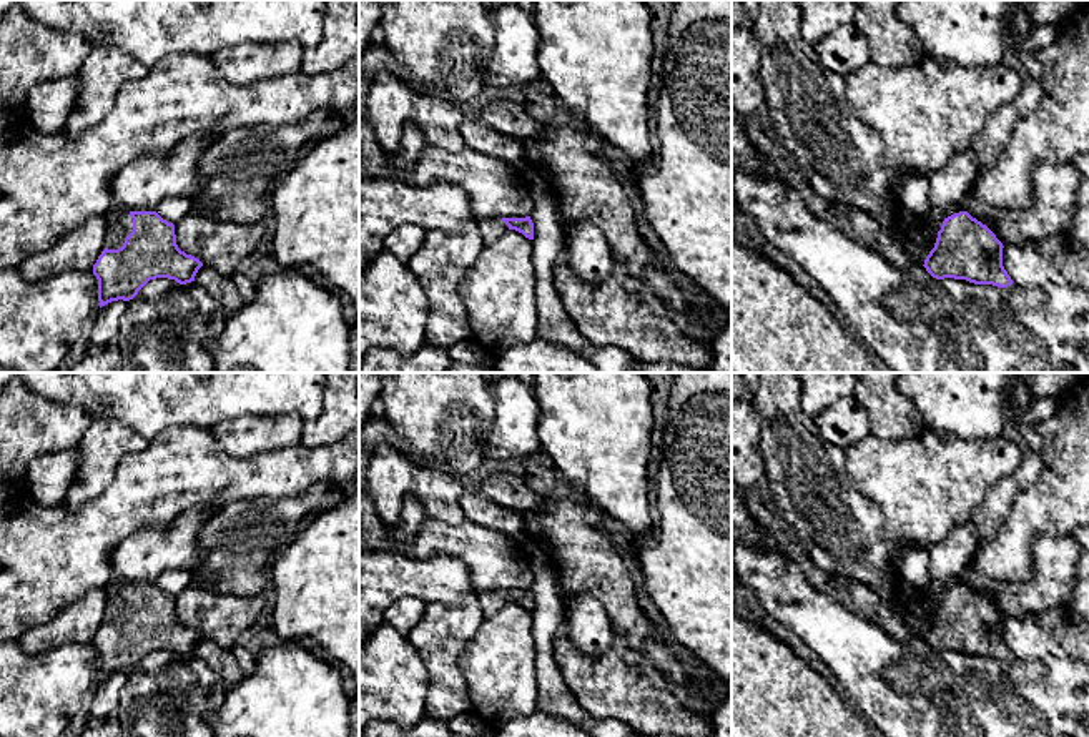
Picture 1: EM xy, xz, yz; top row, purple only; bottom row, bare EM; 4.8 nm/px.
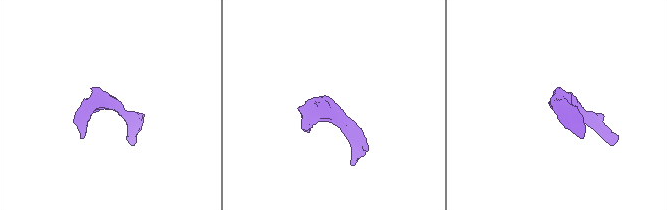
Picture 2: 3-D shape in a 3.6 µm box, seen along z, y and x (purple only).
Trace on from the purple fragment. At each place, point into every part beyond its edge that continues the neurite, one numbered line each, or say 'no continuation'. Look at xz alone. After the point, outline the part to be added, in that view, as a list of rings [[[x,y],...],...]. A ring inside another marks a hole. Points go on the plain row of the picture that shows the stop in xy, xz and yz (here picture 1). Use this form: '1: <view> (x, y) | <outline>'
1: xz (491, 603) | [[[477,592],[484,617],[490,617],[509,604],[502,592]]]

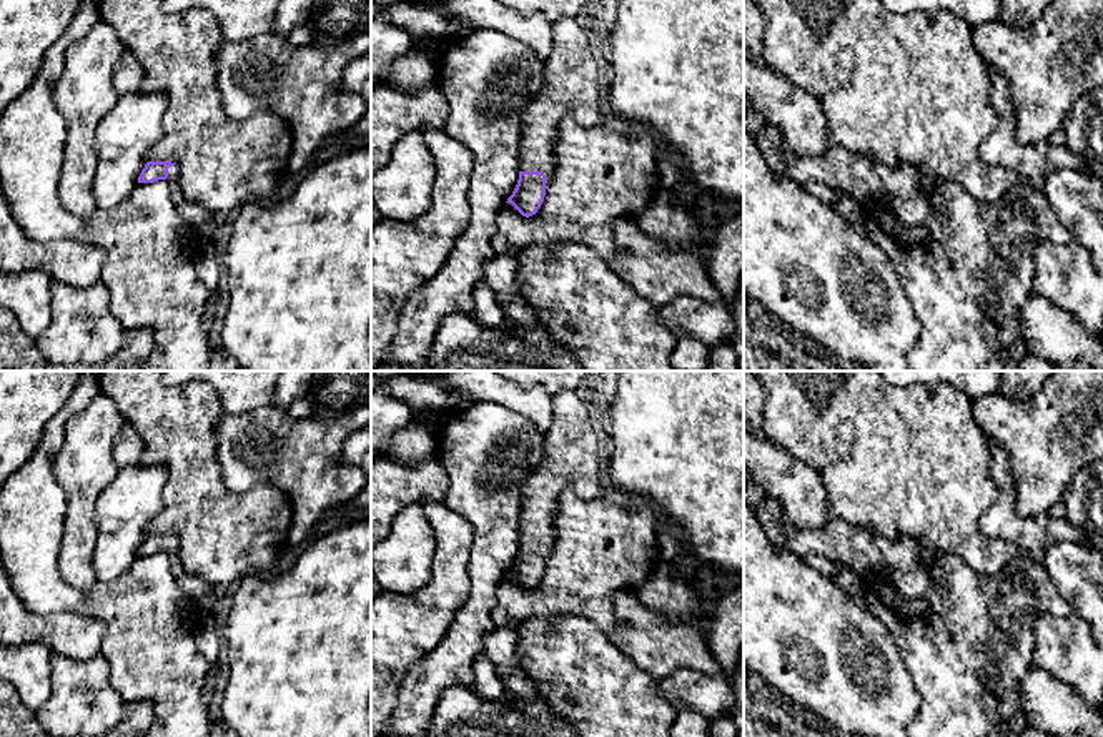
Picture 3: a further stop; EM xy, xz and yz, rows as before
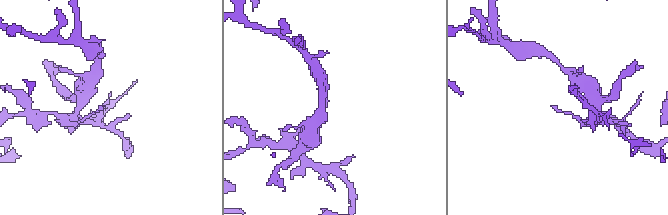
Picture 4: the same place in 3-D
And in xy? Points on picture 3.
1: xy (208, 601) | [[[176,537],[168,541],[166,556],[171,559],[171,569],[176,576],[178,586],[183,594],[198,604],[201,614],[216,614],[223,616],[226,609],[226,594],[216,592],[208,582],[203,579],[188,574],[181,567],[181,561],[178,557],[180,542]]]

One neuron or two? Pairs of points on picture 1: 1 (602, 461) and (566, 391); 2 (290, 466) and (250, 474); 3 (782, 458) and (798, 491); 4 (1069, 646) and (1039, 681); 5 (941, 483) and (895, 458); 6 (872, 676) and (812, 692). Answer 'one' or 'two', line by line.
1: one
2: one
3: one
4: two
5: one
6: two

